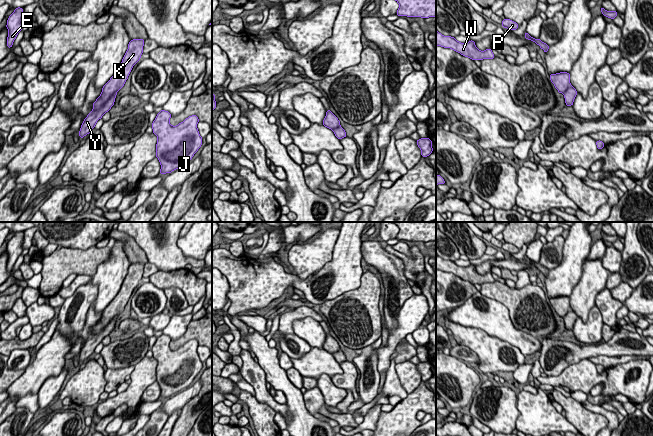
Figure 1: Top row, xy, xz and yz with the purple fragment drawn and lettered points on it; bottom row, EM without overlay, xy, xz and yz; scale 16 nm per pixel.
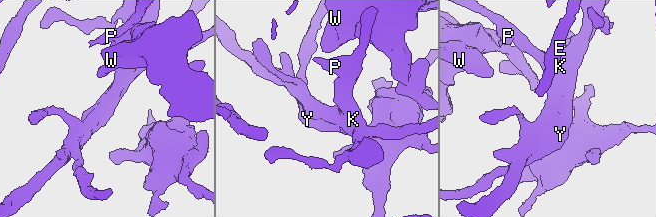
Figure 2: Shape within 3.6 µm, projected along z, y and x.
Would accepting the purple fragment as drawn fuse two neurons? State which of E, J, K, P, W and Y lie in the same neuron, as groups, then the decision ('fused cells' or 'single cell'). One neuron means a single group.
E J K P W Y; single cell

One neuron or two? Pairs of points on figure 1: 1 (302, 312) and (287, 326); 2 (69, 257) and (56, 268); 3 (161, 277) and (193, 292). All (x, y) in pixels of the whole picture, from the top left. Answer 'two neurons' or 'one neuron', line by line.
1: one neuron
2: one neuron
3: one neuron

